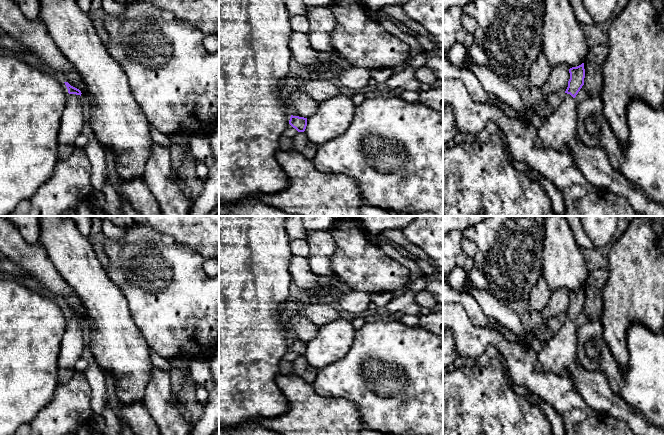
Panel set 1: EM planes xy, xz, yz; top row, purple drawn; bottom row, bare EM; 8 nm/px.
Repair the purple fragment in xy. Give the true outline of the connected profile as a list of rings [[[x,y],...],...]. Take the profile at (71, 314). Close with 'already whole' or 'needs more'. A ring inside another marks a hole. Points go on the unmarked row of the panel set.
[[[64,306],[68,313],[68,323],[64,333],[58,358],[58,382],[68,383],[75,374],[76,363],[82,358],[85,348],[84,336],[86,329],[81,321],[81,315],[68,306]]]; needs more

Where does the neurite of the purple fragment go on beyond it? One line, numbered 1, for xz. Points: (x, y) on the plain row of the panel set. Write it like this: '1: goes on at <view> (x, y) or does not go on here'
1: does not go on here

